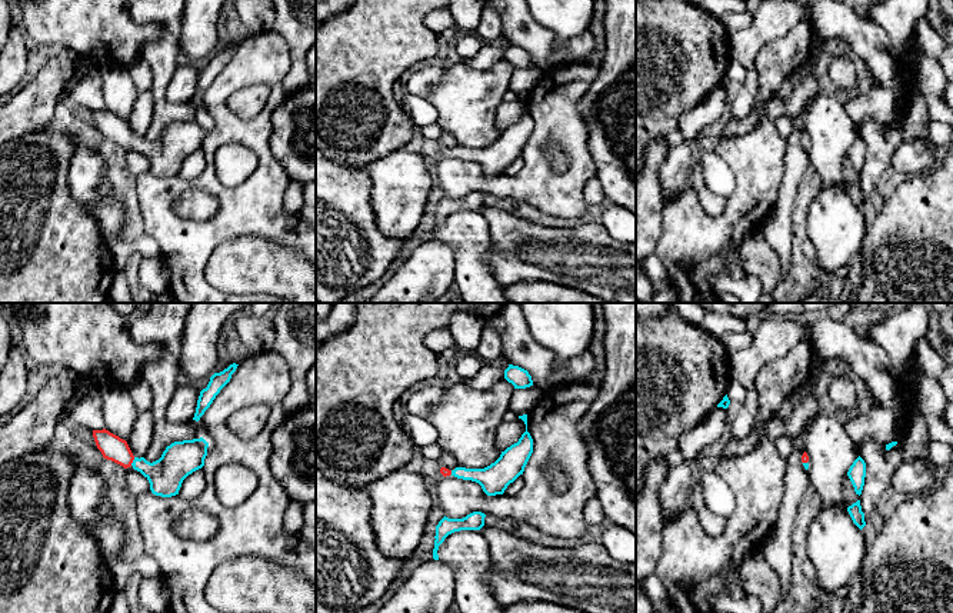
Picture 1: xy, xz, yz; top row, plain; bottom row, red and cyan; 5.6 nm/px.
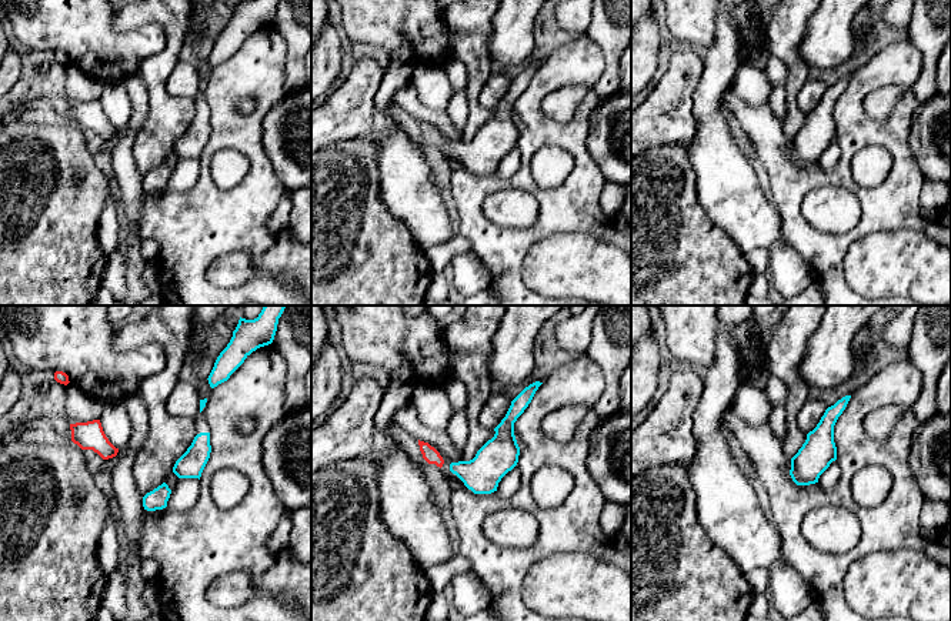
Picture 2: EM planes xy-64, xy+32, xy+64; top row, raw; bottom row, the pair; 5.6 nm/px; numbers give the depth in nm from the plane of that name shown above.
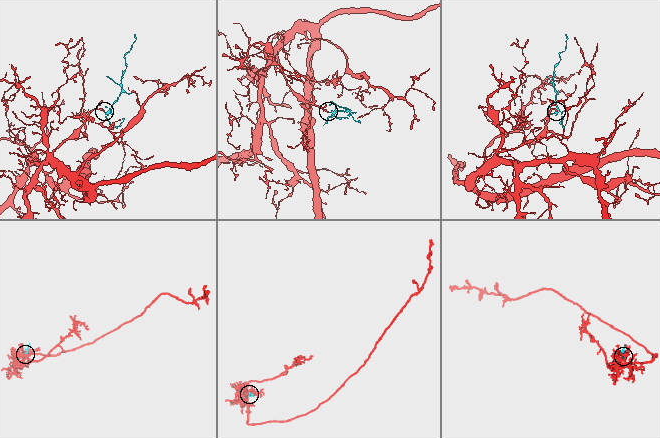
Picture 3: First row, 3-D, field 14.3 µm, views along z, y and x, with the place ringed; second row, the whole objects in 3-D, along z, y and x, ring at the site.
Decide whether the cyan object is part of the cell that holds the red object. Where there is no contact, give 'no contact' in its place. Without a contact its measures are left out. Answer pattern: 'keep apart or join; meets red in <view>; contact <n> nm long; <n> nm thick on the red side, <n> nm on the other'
join; meets red in xy; contact 50 nm long; 140 nm thick on the red side, 200 nm on the other

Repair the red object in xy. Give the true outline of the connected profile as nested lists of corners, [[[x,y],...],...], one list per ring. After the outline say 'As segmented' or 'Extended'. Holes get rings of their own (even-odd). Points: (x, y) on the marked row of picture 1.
[[[106,429],[93,430],[93,437],[104,459],[140,472],[149,480],[151,493],[161,497],[179,494],[183,480],[204,466],[209,447],[203,437],[174,442],[159,460],[150,463],[134,457],[127,442]]]. Extended

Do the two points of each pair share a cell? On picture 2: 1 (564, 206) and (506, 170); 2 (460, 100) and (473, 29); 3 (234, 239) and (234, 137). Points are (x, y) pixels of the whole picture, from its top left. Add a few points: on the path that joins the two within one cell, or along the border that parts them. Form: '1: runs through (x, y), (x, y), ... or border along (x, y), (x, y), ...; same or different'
1: border along (517, 146), (519, 169), (510, 177), (499, 177); different
2: border along (466, 90), (467, 122), (464, 124); different
3: runs through (242, 213), (256, 197), (256, 162); same

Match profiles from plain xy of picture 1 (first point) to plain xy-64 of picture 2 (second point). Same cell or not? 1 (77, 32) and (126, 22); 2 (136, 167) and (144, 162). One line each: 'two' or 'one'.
1: two
2: two

